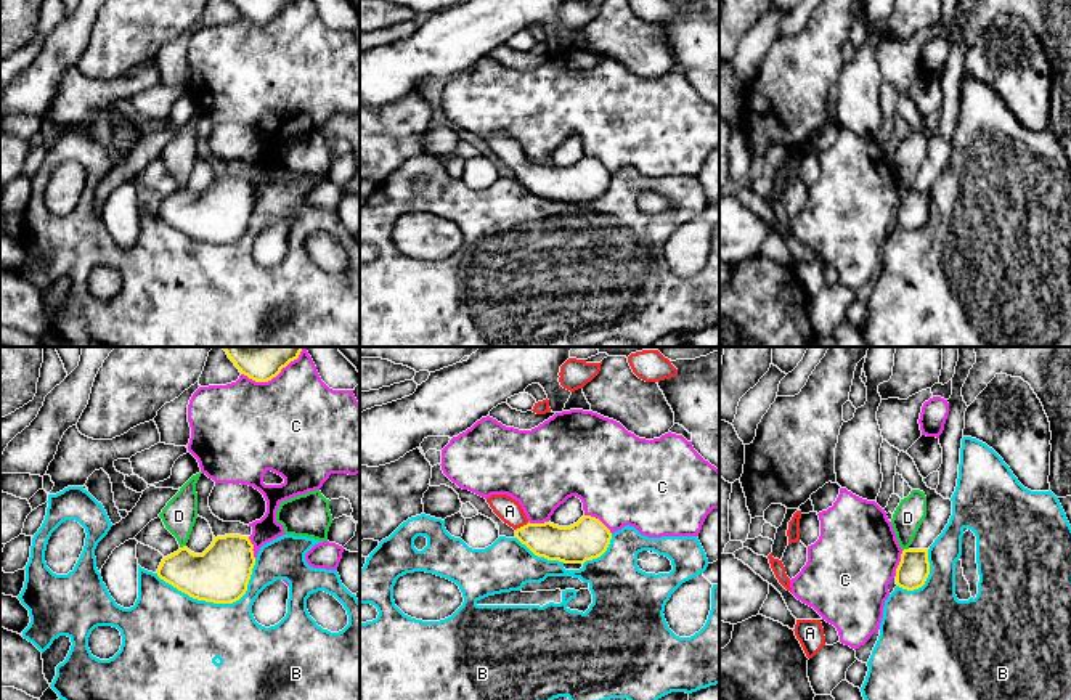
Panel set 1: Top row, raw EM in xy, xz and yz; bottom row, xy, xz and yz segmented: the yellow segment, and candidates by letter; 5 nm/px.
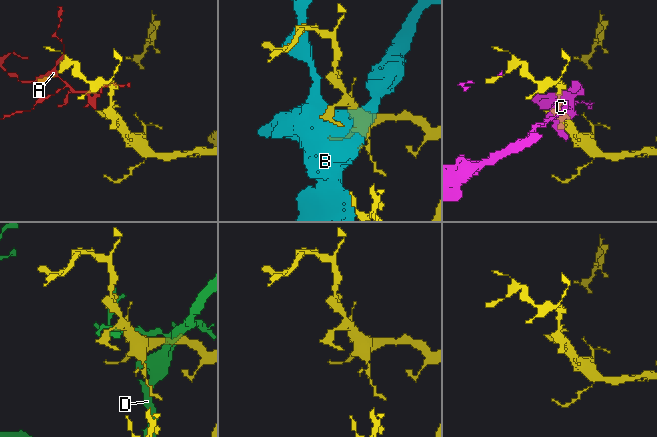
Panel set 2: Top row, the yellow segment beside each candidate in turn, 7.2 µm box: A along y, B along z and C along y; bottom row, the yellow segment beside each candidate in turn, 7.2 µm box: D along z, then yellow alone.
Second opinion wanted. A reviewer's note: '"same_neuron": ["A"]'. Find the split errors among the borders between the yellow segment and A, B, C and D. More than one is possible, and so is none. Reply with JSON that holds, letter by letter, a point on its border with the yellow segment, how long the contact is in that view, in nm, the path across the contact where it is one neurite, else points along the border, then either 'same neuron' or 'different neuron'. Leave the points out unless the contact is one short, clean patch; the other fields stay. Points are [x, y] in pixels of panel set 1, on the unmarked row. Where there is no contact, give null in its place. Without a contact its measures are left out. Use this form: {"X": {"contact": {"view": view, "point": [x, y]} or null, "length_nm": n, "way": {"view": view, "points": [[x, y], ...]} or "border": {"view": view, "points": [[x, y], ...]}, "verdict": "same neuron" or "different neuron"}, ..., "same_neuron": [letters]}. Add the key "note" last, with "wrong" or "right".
{"A": {"contact": {"view": "xz", "point": [524, 166]}, "length_nm": 80, "way": {"view": "xz", "points": [[569, 185], [538, 179], [524, 166], [509, 151]]}, "verdict": "same neuron"}, "B": {"contact": {"view": "xy", "point": [215, 243]}, "length_nm": 500, "verdict": "different neuron"}, "C": {"contact": {"view": "xy", "point": [267, 21]}, "length_nm": 280, "verdict": "different neuron"}, "D": {"contact": {"view": "xy", "point": [183, 187]}, "length_nm": 40, "verdict": "different neuron"}, "same_neuron": ["A"], "note": "right"}

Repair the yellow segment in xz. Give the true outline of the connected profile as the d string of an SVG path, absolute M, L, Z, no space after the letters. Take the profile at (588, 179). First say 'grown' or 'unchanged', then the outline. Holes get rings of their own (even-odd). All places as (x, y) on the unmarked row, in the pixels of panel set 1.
grown; M491 135L493 153L515 170L515 178L535 196L564 204L584 204L601 197L612 180L610 170L596 157L583 156L570 167L551 162L530 164L519 141L507 135Z

